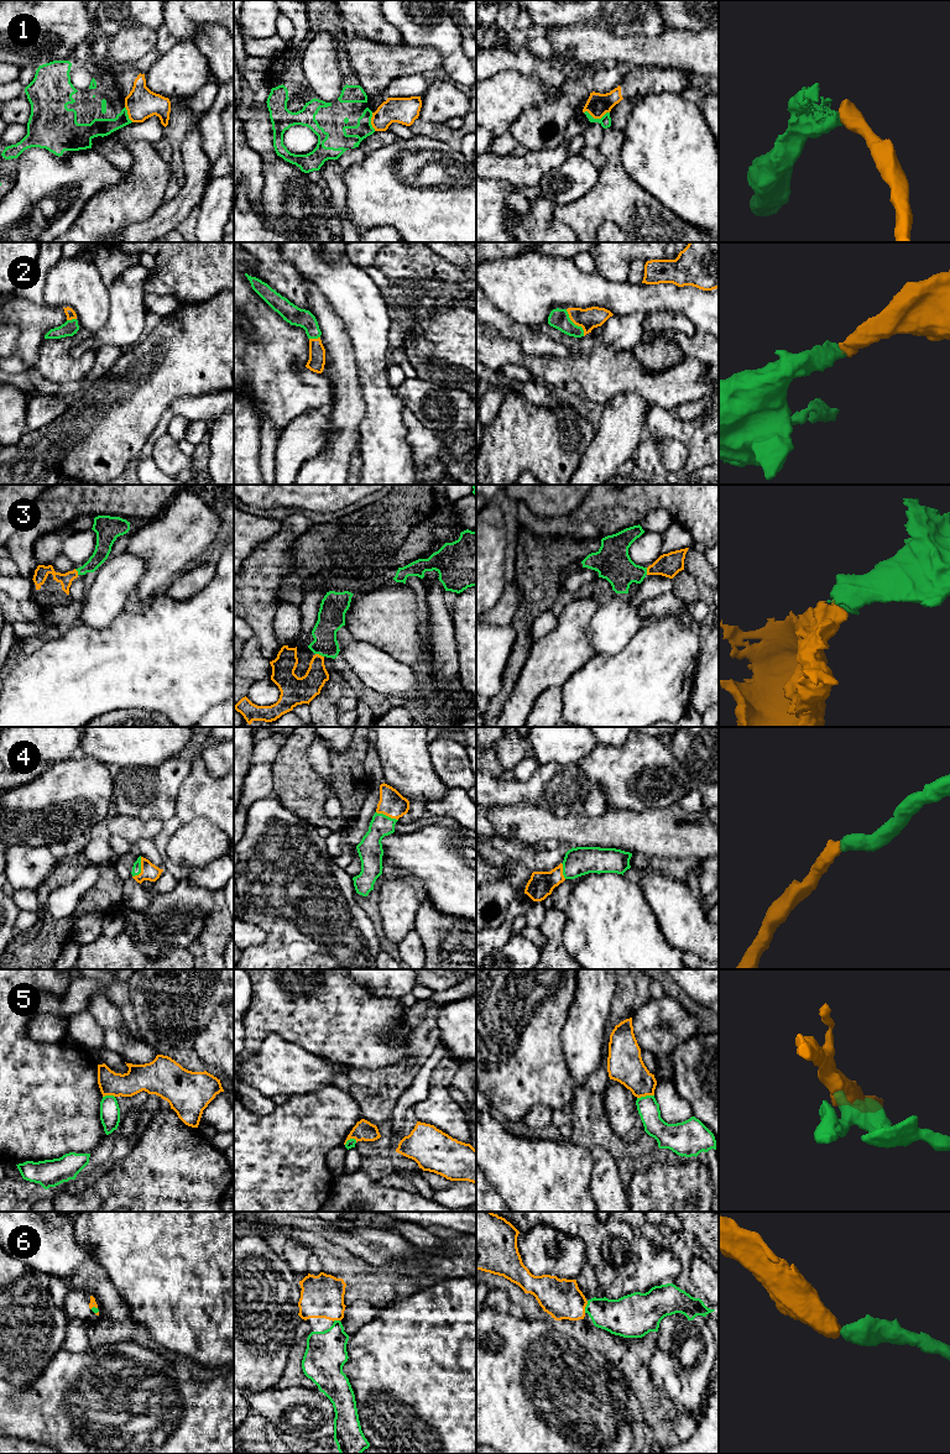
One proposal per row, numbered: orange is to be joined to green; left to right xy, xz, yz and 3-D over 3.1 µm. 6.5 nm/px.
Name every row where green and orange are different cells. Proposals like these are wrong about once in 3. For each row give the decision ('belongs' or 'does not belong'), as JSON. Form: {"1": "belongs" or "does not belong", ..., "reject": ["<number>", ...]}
{"1": "does not belong", "2": "belongs", "3": "belongs", "4": "belongs", "5": "does not belong", "6": "belongs", "reject": ["1", "5"]}

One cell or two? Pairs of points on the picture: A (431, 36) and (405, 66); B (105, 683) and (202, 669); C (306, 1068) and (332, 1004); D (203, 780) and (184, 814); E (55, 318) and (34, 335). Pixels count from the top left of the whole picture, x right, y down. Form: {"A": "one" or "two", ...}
{"A": "two", "B": "one", "C": "two", "D": "one", "E": "one"}

